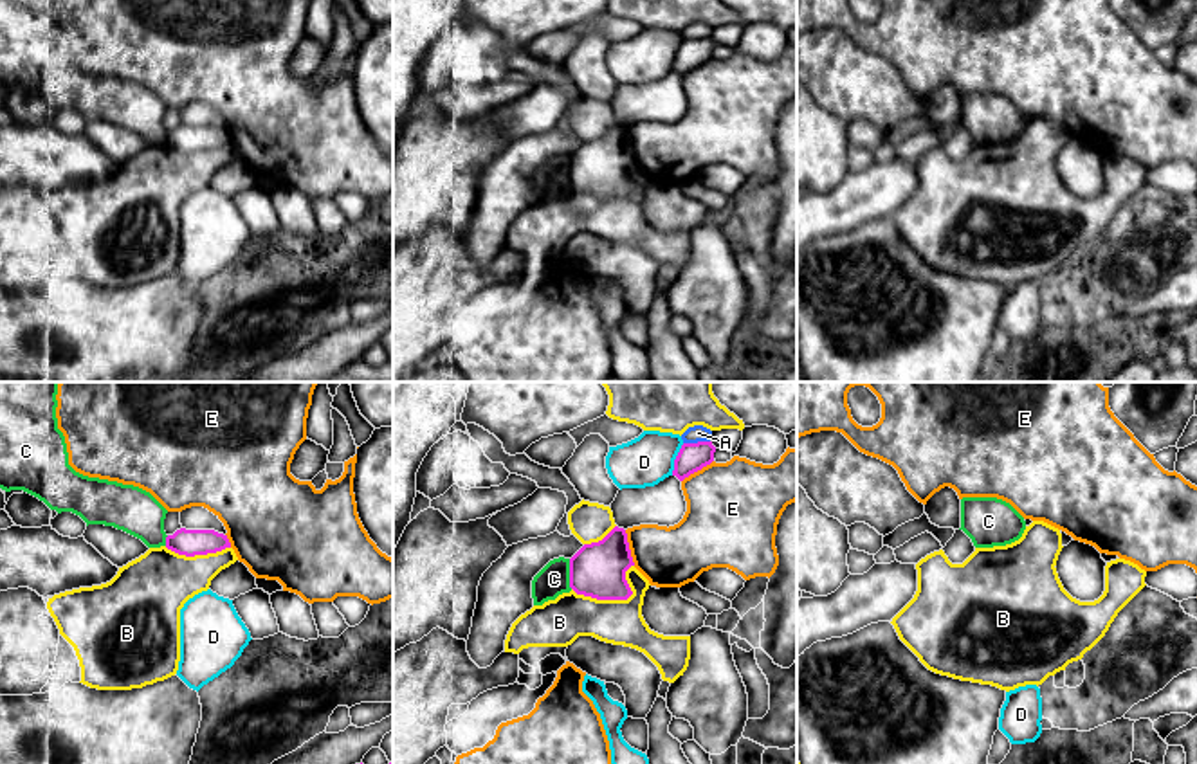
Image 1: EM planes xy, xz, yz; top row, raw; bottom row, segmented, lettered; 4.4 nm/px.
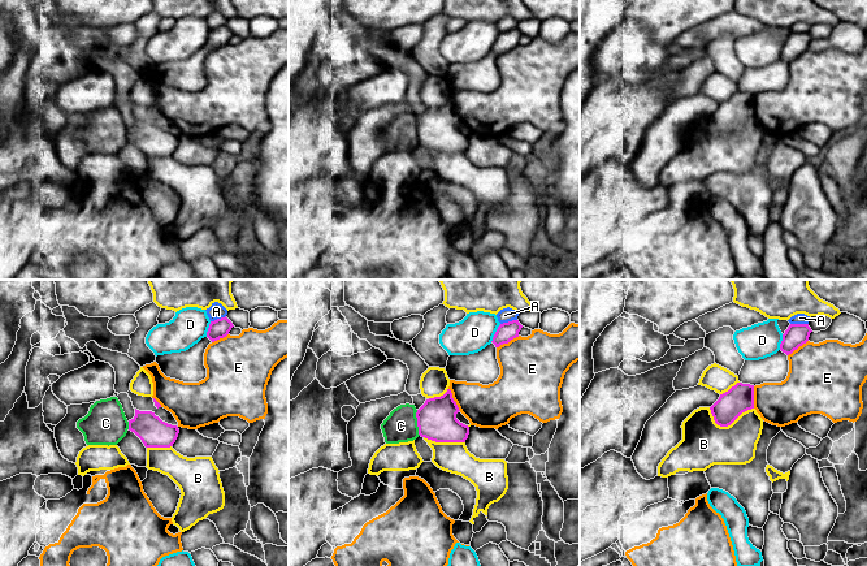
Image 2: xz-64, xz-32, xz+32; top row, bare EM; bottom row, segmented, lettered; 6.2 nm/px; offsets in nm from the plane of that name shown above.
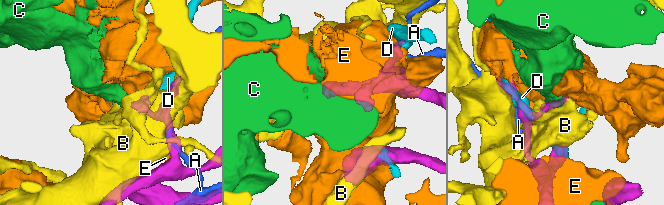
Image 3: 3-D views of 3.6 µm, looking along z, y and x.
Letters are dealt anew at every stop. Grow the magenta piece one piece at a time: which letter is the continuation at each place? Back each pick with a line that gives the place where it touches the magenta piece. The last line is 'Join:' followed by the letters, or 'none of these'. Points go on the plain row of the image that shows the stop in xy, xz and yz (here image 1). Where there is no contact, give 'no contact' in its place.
Join: none of these

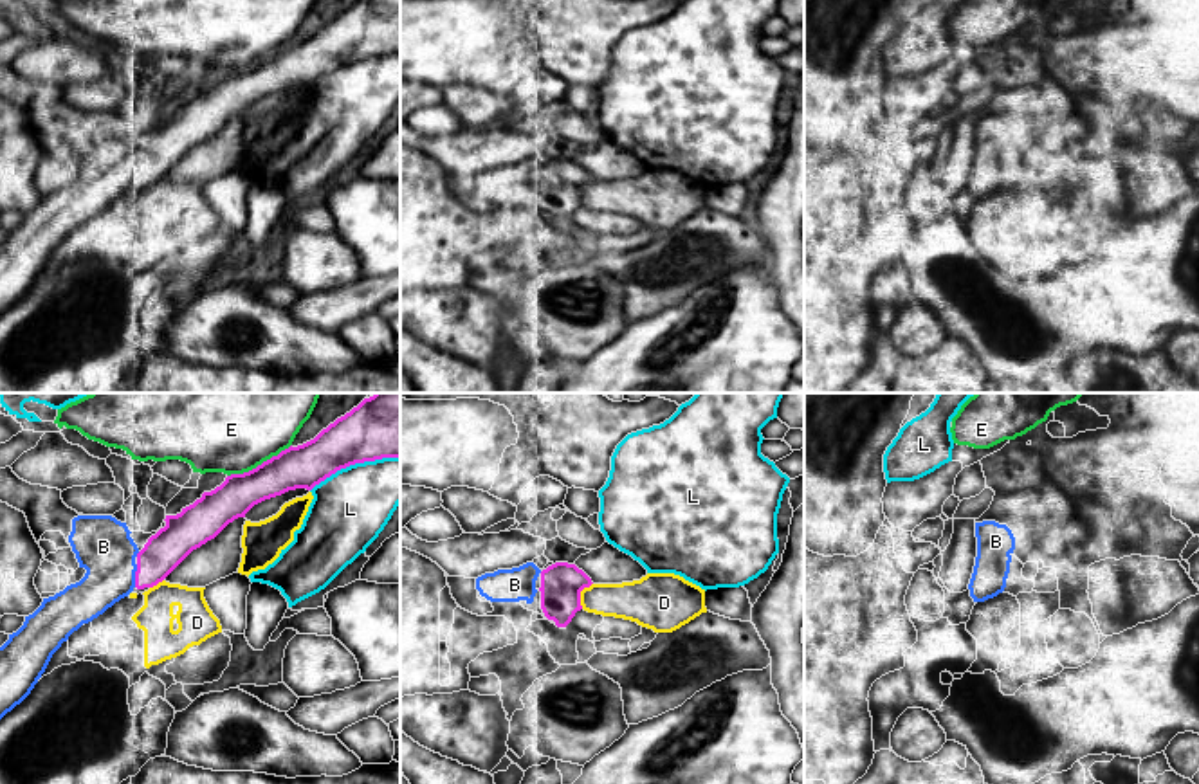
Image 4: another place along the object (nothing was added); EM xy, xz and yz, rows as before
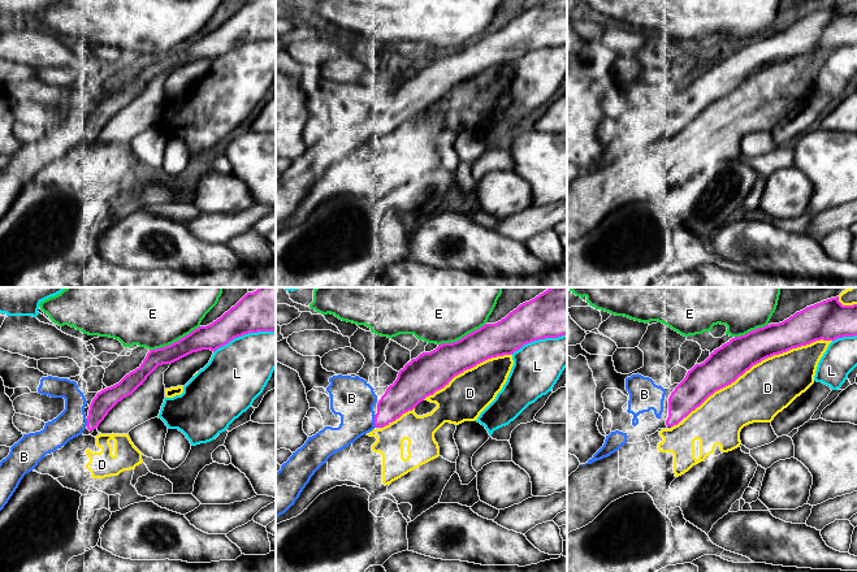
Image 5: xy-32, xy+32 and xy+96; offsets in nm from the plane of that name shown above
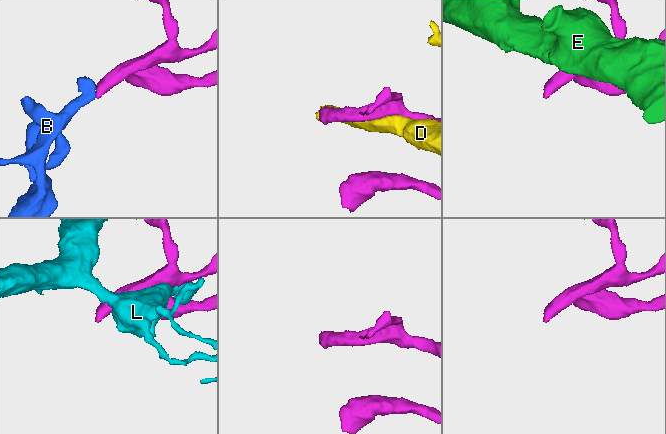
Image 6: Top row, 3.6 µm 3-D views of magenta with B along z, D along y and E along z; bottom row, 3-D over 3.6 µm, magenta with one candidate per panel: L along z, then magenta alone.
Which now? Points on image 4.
B: xy (136, 172)
Join: B

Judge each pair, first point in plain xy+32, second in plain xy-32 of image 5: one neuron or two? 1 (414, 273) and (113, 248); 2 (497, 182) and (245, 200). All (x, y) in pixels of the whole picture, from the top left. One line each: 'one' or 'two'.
1: two
2: one

